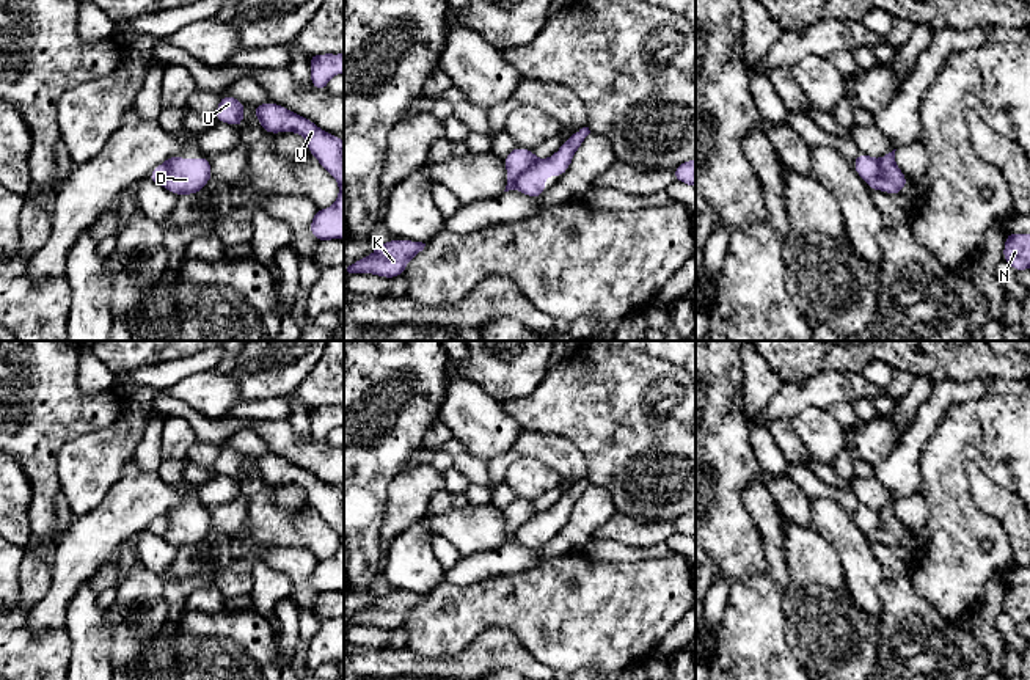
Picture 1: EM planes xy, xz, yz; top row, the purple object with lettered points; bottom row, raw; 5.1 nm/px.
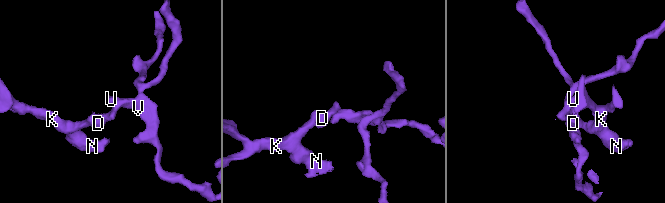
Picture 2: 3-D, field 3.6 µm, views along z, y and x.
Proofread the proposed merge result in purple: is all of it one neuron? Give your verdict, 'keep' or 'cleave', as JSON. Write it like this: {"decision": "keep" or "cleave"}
{"decision": "cleave"}

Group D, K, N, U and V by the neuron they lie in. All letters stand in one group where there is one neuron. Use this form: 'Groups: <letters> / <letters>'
Groups: D U V / K N

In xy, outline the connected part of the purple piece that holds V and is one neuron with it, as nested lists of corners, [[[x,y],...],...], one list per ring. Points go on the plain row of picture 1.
[[[265,454],[253,462],[265,485],[295,484],[306,490],[308,503],[339,536],[336,554],[314,564],[311,586],[319,592],[344,590],[344,493],[283,457]]]

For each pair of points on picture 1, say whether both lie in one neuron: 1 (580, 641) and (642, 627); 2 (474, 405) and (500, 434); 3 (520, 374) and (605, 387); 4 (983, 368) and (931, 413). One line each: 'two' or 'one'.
1: one
2: one
3: two
4: two

